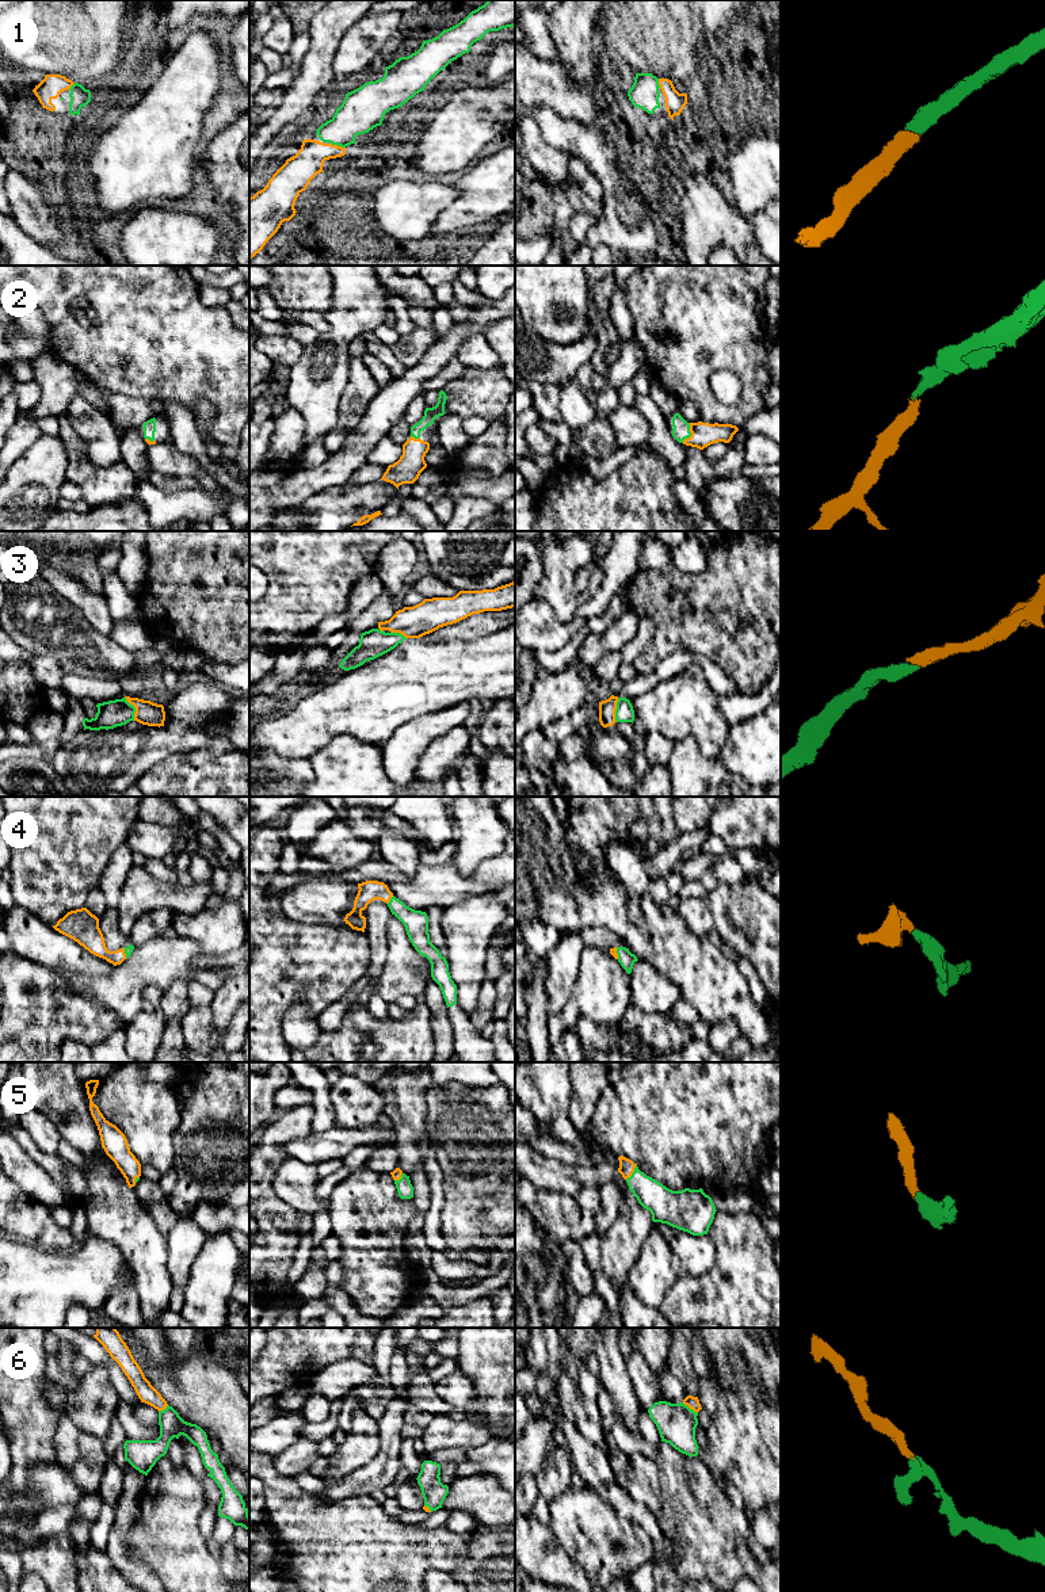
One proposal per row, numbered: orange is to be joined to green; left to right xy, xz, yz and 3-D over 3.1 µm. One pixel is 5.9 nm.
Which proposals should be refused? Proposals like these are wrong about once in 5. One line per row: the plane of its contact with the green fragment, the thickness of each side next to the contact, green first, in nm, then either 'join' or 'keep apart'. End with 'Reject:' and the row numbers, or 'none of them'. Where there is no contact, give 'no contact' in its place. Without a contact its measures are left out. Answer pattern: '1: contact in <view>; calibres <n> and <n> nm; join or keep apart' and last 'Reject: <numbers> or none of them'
1: contact in xz; calibres 240 and 180 nm; join
2: contact in yz; calibres 110 and 140 nm; join
3: contact in xy; calibres 160 and 140 nm; join
4: contact in xz; calibres 140 and 120 nm; join
5: contact in yz; calibres 180 and 100 nm; join
6: contact in yz; calibres 240 and 80 nm; join
Reject: none of them

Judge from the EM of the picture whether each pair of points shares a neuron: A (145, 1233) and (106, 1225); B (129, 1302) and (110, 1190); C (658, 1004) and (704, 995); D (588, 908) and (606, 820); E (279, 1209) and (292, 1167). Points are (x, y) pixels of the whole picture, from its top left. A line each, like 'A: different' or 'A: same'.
A: same
B: different
C: different
D: different
E: different

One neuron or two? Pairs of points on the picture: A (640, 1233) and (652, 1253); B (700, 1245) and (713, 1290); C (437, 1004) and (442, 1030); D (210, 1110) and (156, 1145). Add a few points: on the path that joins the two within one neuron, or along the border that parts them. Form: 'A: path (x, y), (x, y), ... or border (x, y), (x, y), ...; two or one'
A: border (652, 1226), (644, 1239), (636, 1263), (630, 1268); two
B: border (712, 1240), (714, 1264), (695, 1276), (682, 1274); two
C: path (438, 1011), (439, 1023); one
D: border (176, 1099), (180, 1106), (179, 1130); two

